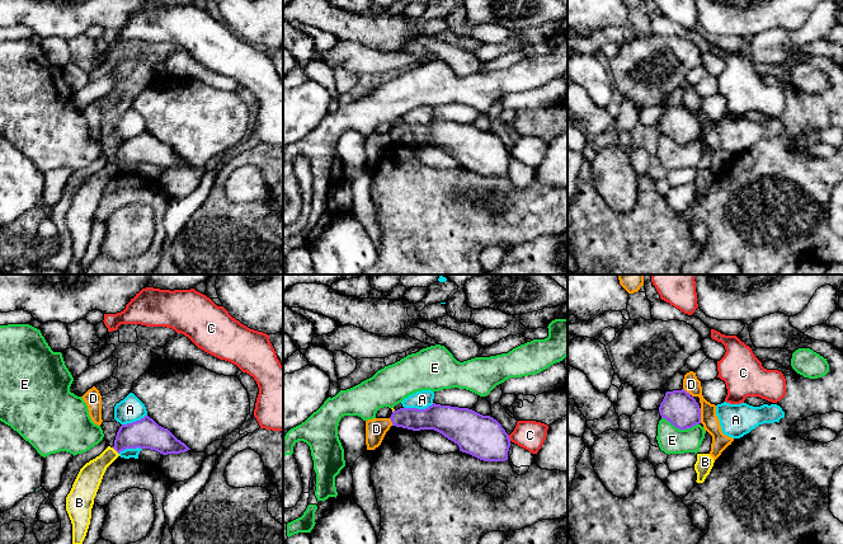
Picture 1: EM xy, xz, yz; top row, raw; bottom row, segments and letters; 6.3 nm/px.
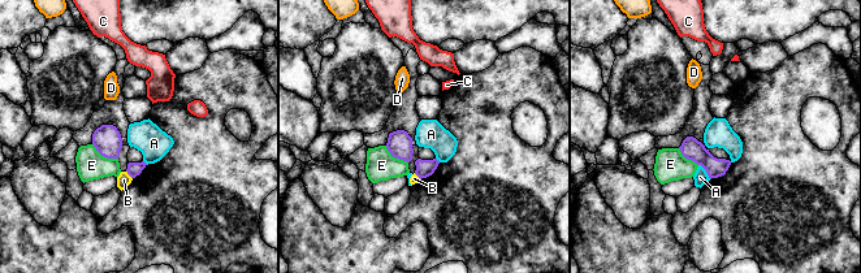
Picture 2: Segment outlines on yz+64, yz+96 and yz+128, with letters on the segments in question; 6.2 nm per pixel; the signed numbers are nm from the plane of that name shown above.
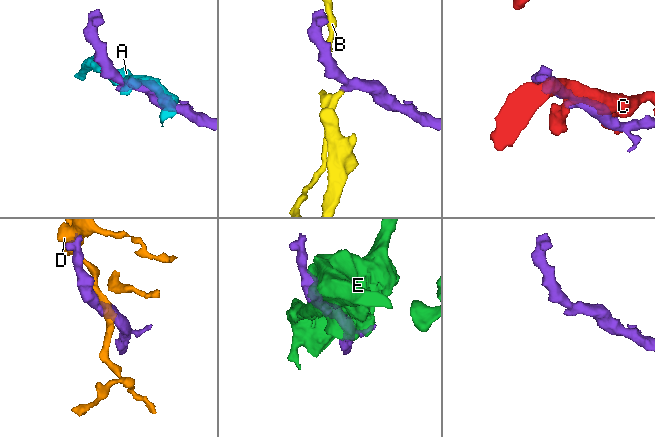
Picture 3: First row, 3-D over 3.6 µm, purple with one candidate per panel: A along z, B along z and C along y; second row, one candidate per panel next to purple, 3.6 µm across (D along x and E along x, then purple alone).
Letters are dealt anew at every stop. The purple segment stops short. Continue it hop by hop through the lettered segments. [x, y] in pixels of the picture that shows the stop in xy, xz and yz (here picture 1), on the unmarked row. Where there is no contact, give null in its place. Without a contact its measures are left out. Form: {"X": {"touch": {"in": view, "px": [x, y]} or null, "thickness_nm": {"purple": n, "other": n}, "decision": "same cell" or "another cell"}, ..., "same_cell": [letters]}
{"A": {"touch": {"in": "xz", "px": [417, 123]}, "thickness_nm": {"purple": 200, "other": 110}, "decision": "another cell"}, "B": {"touch": {"in": "xy", "px": [116, 165]}, "thickness_nm": {"purple": 190, "other": 160}, "decision": "another cell"}, "C": {"touch": {"in": "xz", "px": [508, 153]}, "thickness_nm": {"purple": 280, "other": 190}, "decision": "another cell"}, "D": {"touch": {"in": "yz", "px": [700, 131]}, "thickness_nm": {"purple": 220, "other": 110}, "decision": "another cell"}, "E": {"touch": {"in": "yz", "px": [681, 144]}, "thickness_nm": {"purple": 220, "other": 170}, "decision": "another cell"}, "same_cell": []}

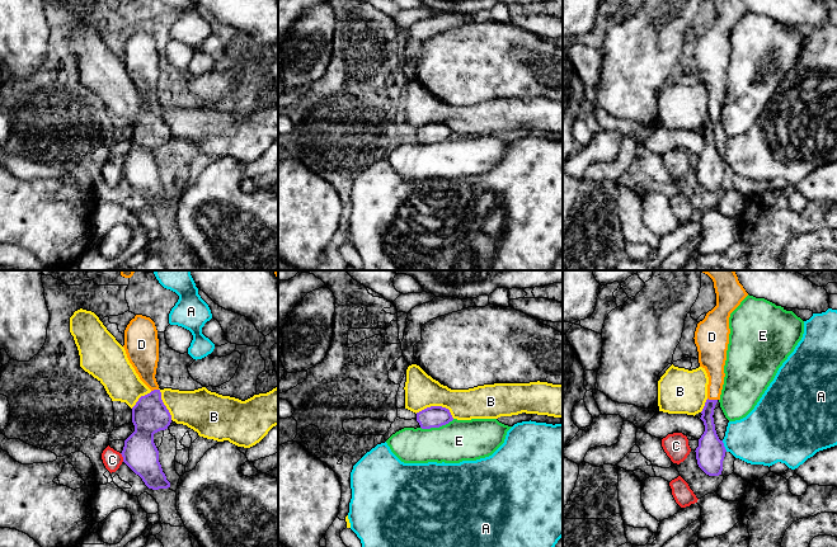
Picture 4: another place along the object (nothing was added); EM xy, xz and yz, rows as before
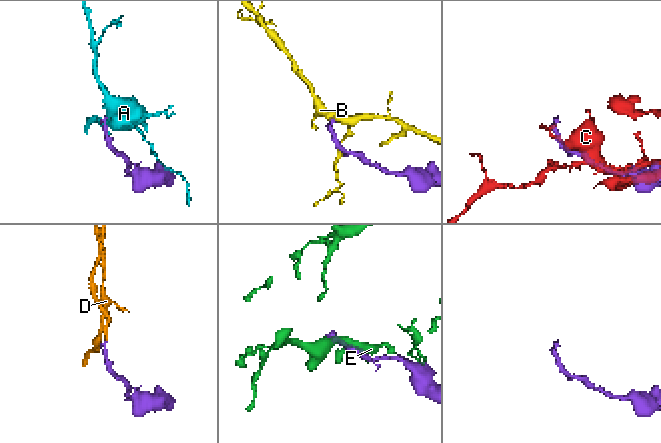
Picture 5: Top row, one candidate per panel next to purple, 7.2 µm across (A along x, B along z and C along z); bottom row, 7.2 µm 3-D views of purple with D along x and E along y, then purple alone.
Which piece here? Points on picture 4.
{"A": {"touch": {"in": "yz", "px": [723, 161]}, "thickness_nm": {"purple": 180, "other": 340}, "decision": "another cell"}, "B": {"touch": {"in": "xz", "px": [436, 122]}, "thickness_nm": {"purple": 140, "other": 220}, "decision": "another cell"}, "C": {"touch": {"in": "xy", "px": [122, 171]}, "thickness_nm": {"purple": 220, "other": 120}, "decision": "another cell"}, "D": {"touch": {"in": "yz", "px": [713, 116]}, "thickness_nm": {"purple": 110, "other": 150}, "decision": "same cell"}, "E": {"touch": {"in": "xz", "px": [437, 142]}, "thickness_nm": {"purple": 140, "other": 260}, "decision": "another cell"}, "same_cell": ["D"]}

